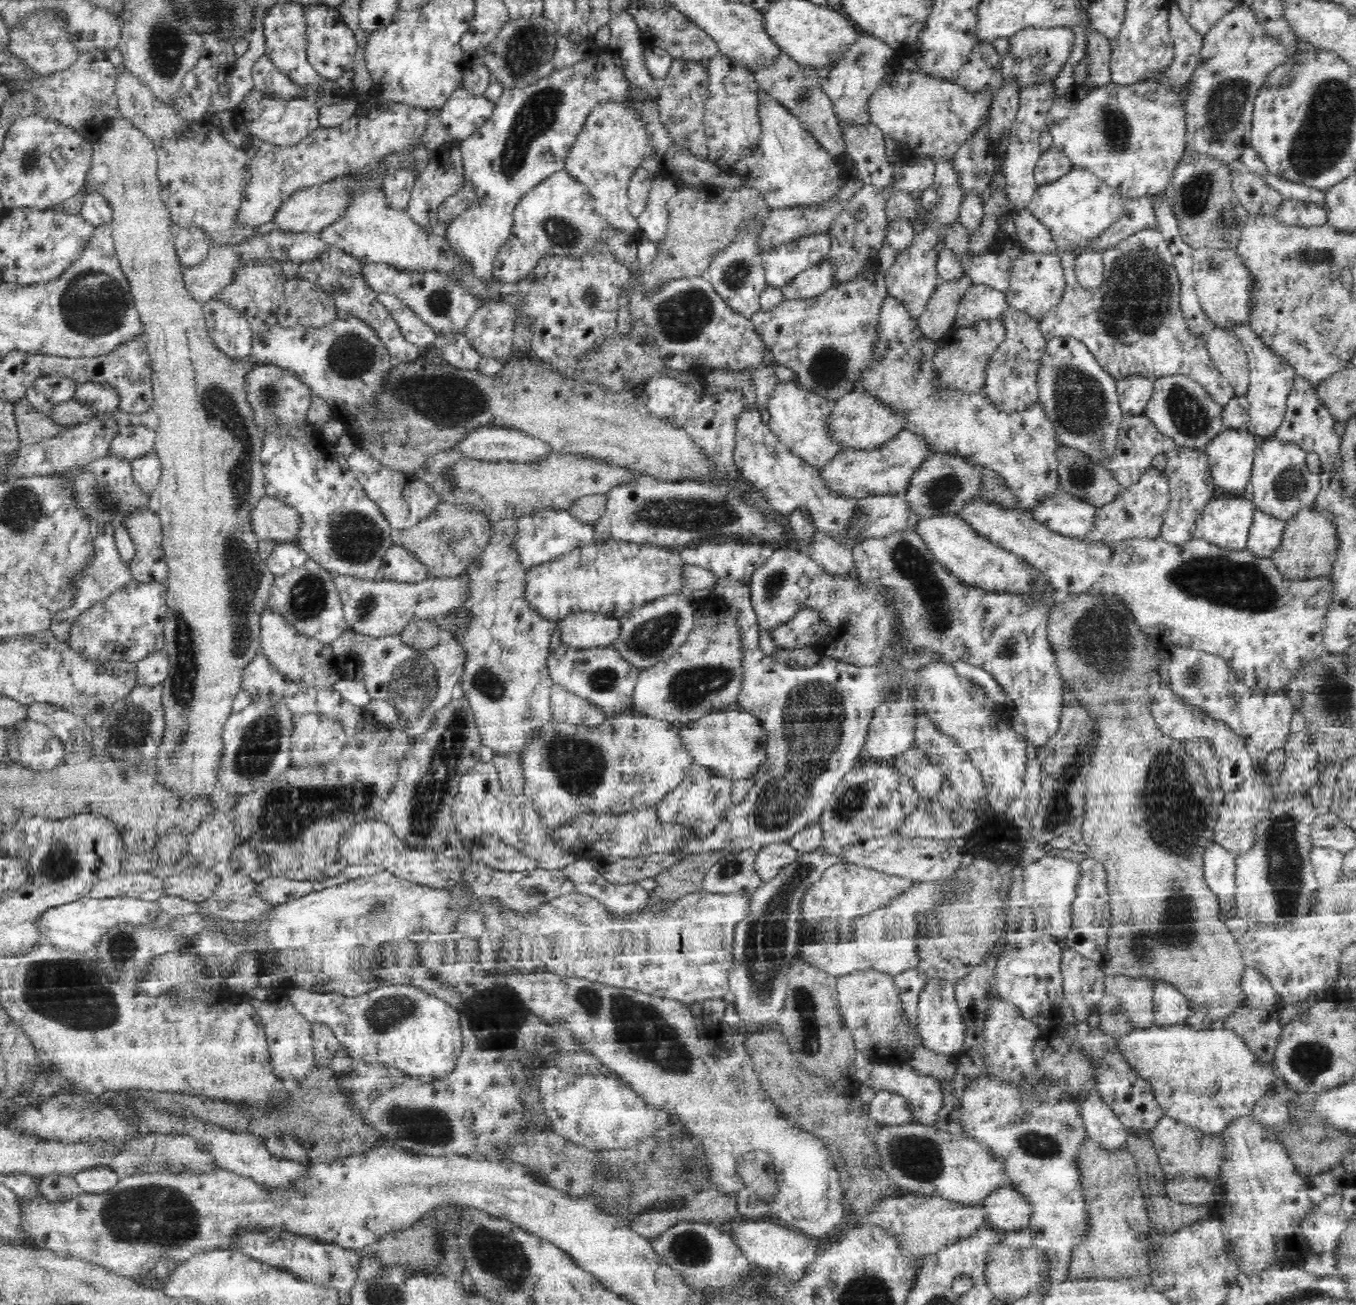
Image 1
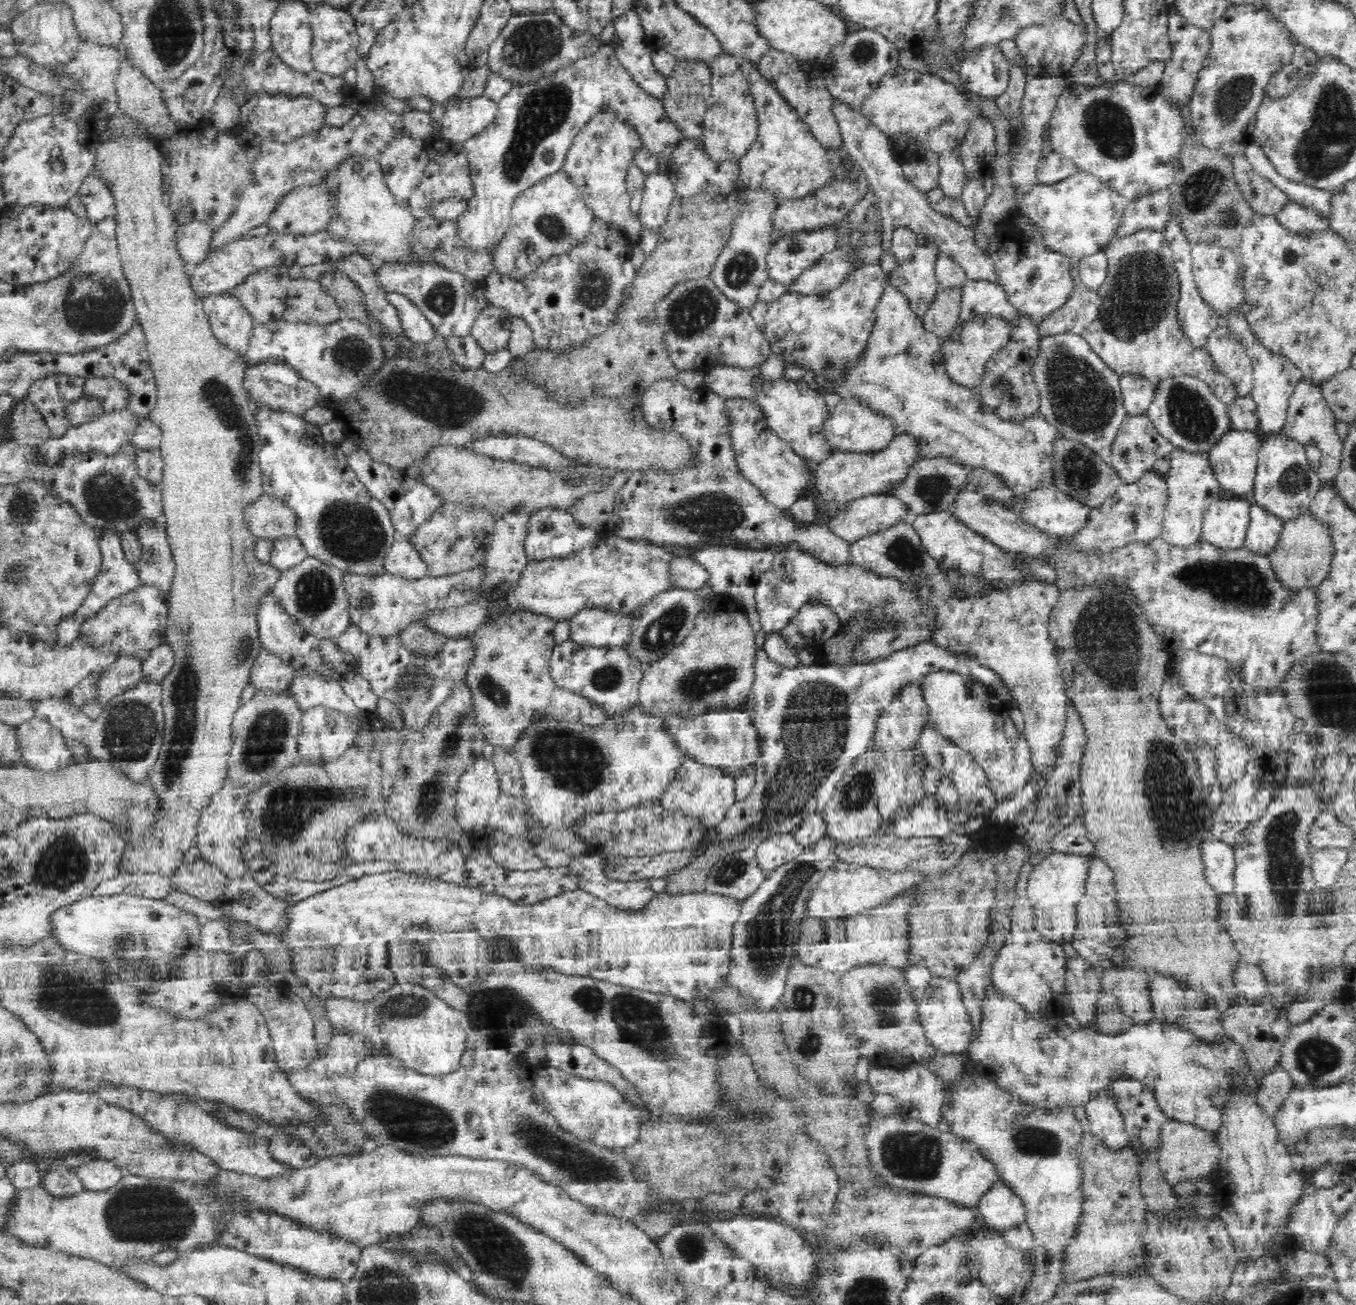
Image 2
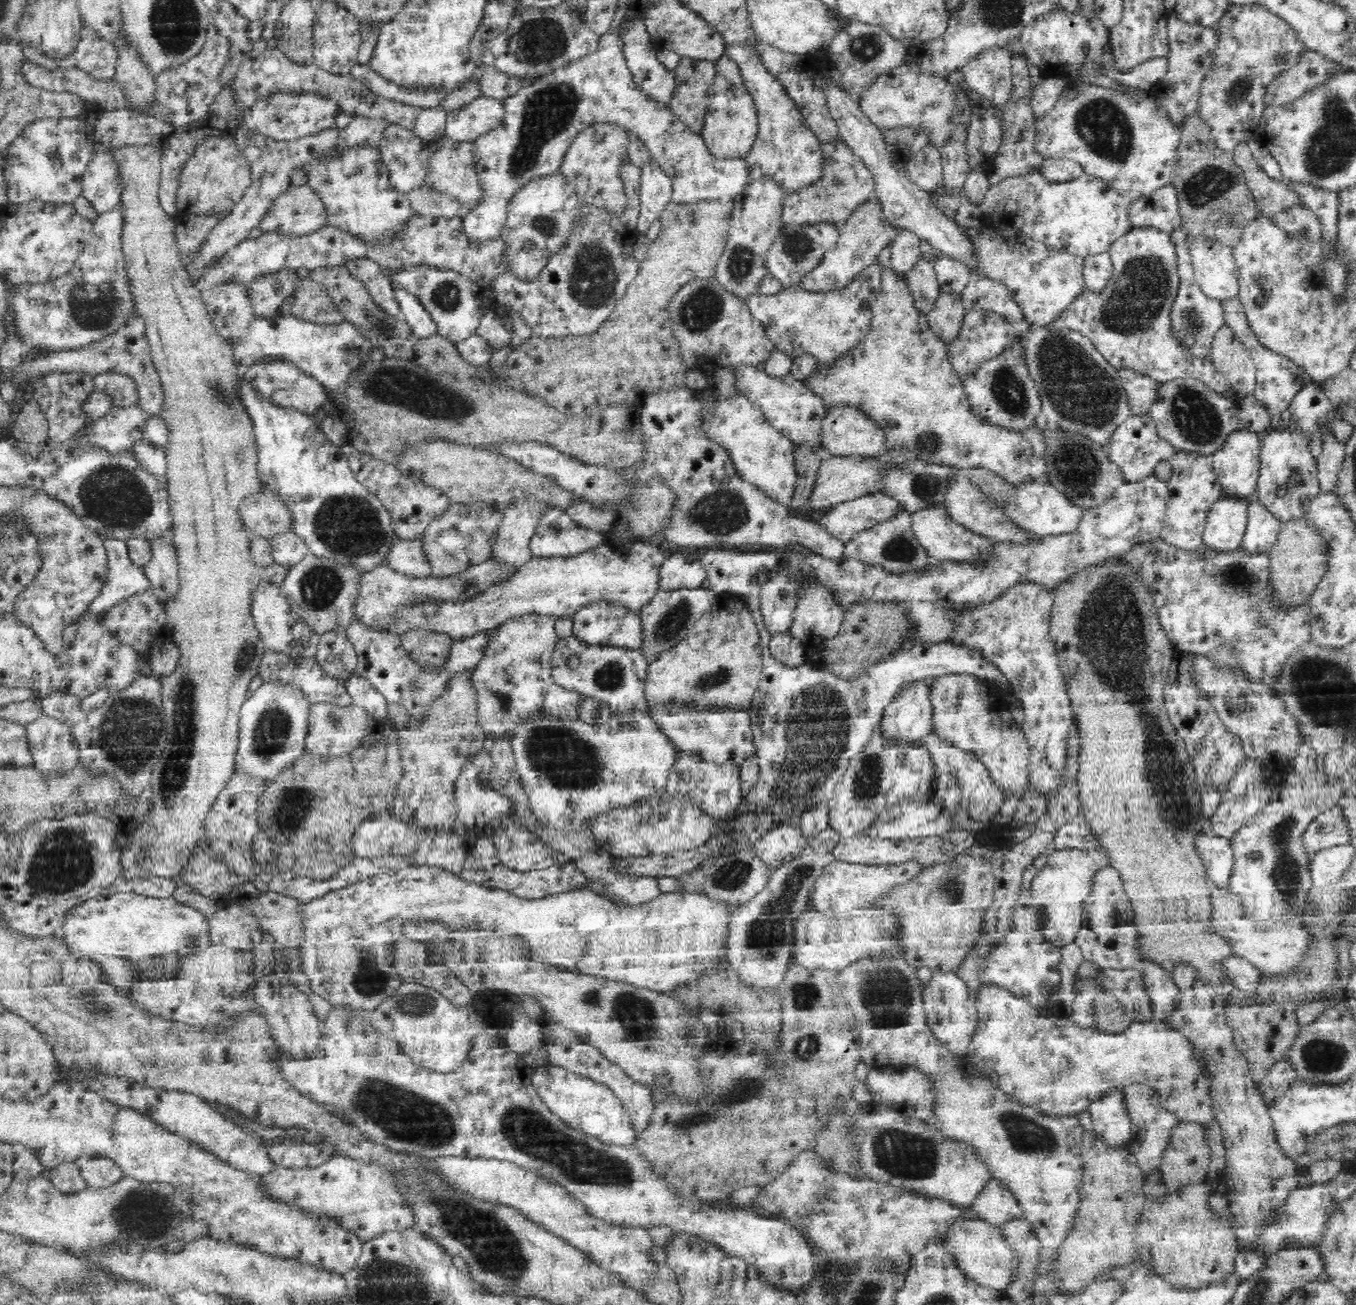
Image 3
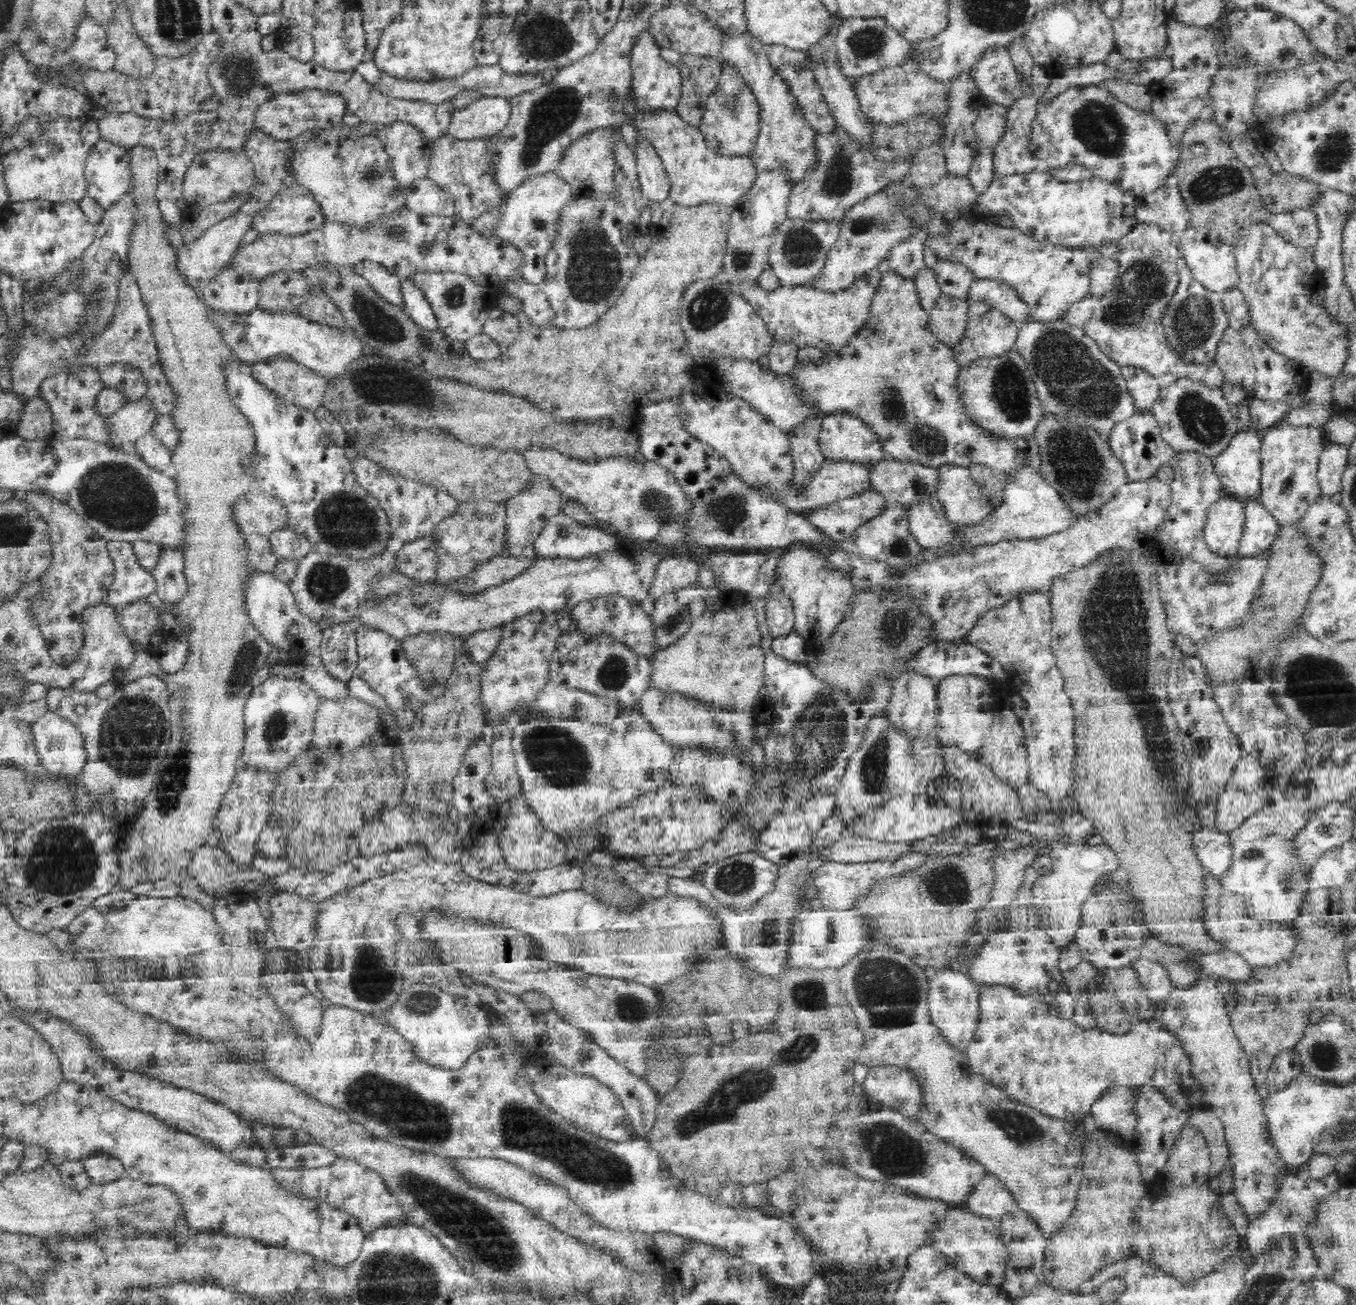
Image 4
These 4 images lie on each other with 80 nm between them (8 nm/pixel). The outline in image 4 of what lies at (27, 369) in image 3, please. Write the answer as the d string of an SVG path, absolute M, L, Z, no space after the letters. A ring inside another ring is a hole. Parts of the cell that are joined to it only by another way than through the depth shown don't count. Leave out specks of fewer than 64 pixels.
M126 270L122 273L122 276L119 276L117 293L118 300L111 323L98 336L98 340L88 344L88 348L82 356L82 363L98 370L114 363L130 363L140 368L140 371L144 371L144 377L148 381L148 392L145 396L152 401L152 407L160 415L171 416L180 404L180 395L174 389L174 385L170 383L169 376L166 375L164 365L161 363L148 303L144 300L142 289L132 271Z

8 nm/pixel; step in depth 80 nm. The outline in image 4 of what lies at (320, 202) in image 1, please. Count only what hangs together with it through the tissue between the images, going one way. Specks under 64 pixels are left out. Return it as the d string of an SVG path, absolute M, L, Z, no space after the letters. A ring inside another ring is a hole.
M292 184L289 187L282 187L272 200L253 216L251 229L256 230L259 235L277 233L283 236L298 236L315 230L324 221L325 216L315 196L307 188Z

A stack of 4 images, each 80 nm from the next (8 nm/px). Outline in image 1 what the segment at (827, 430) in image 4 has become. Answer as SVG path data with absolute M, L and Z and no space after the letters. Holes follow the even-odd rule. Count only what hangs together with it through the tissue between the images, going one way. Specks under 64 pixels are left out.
M859 392L846 393L838 397L833 411L829 416L828 437L842 448L852 448L858 451L870 451L882 447L890 438L897 436L904 428L904 418L896 416L895 412L877 402L867 394Z

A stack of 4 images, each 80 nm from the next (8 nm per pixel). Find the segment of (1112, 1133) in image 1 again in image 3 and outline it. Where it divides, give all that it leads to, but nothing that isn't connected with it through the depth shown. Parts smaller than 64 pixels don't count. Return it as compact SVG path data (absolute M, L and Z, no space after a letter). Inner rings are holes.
M1110 1088L1088 1108L1093 1132L1114 1147L1126 1146L1132 1134L1132 1119L1124 1101L1122 1088Z

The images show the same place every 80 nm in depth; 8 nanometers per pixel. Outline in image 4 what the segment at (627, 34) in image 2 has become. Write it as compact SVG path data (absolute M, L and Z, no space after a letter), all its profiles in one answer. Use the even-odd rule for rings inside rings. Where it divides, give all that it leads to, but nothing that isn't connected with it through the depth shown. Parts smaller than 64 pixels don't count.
M646 32L638 39L632 52L630 66L632 66L632 89L637 110L641 110L645 114L651 114L651 116L656 116L658 112L674 113L683 96L682 73L677 64L664 60L660 45L656 43L650 33Z

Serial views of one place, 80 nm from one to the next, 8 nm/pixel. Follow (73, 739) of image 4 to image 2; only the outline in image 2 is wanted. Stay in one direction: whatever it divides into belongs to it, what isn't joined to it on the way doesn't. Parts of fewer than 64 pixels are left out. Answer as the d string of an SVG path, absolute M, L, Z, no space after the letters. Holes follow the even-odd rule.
M32 718L20 724L17 738L25 765L34 770L56 771L78 759L68 748L62 731L49 720Z

